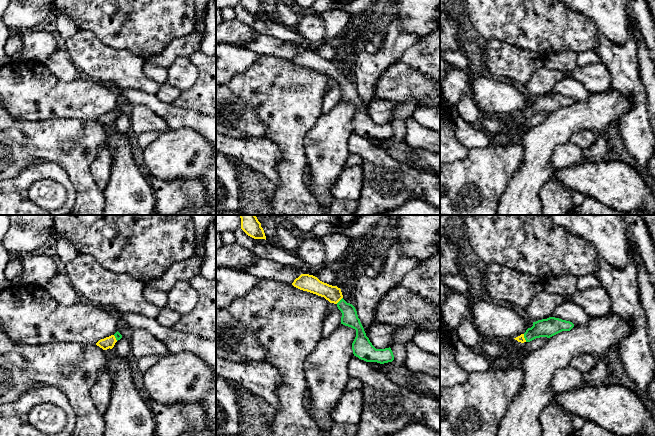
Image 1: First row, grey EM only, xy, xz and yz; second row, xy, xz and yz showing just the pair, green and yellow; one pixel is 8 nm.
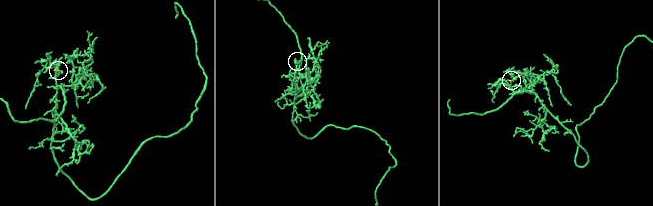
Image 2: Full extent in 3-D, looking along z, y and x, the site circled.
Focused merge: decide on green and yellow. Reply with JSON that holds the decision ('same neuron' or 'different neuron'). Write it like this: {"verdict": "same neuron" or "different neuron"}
{"verdict": "same neuron"}

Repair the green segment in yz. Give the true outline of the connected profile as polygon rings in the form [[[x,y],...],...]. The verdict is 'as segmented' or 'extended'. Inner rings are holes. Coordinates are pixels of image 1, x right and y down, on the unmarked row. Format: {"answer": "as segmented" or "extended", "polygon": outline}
{"answer": "extended", "polygon": [[[555,93],[538,96],[533,98],[533,102],[528,104],[524,110],[514,114],[518,118],[530,118],[536,114],[550,114],[562,107],[570,107],[574,100],[570,97],[562,96]]]}

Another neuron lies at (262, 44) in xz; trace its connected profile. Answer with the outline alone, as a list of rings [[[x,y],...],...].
[[[258,32],[253,40],[247,44],[247,48],[257,55],[274,55],[292,60],[301,50],[309,50],[318,53],[318,48],[325,43],[332,43],[334,46],[337,46],[337,40],[338,39],[317,42],[310,42],[308,40],[283,41]]]

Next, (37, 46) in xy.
[[[43,29],[21,30],[17,34],[21,38],[22,48],[11,57],[12,61],[44,62],[60,48],[53,35]]]

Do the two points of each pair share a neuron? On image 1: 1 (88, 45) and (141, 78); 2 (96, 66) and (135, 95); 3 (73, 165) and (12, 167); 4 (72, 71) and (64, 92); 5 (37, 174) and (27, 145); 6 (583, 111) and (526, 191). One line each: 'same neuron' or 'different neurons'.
1: same neuron
2: different neurons
3: same neuron
4: different neurons
5: different neurons
6: same neuron

